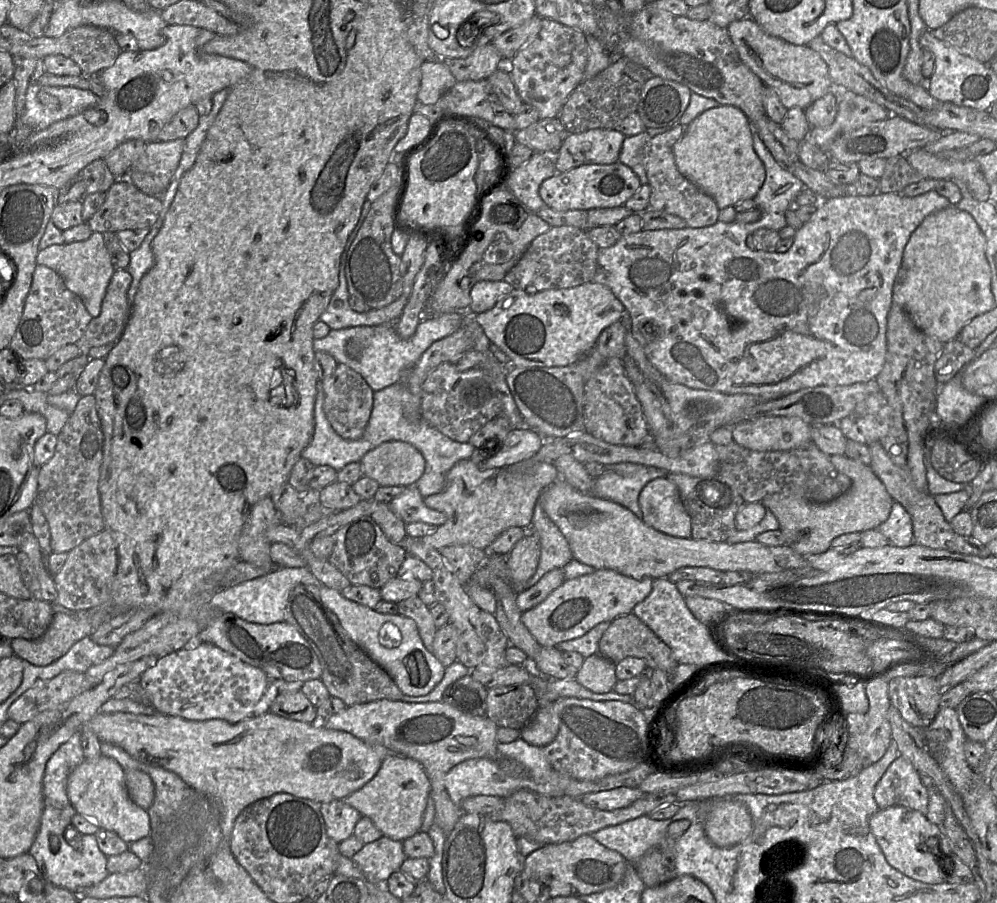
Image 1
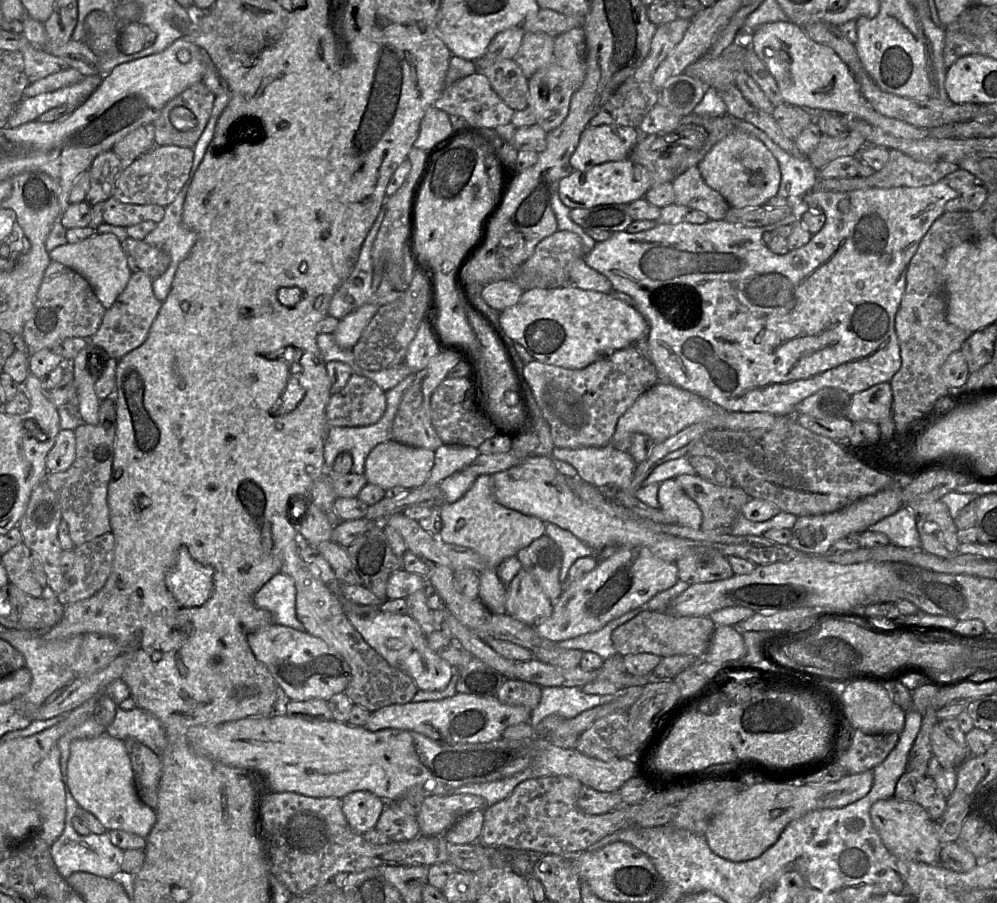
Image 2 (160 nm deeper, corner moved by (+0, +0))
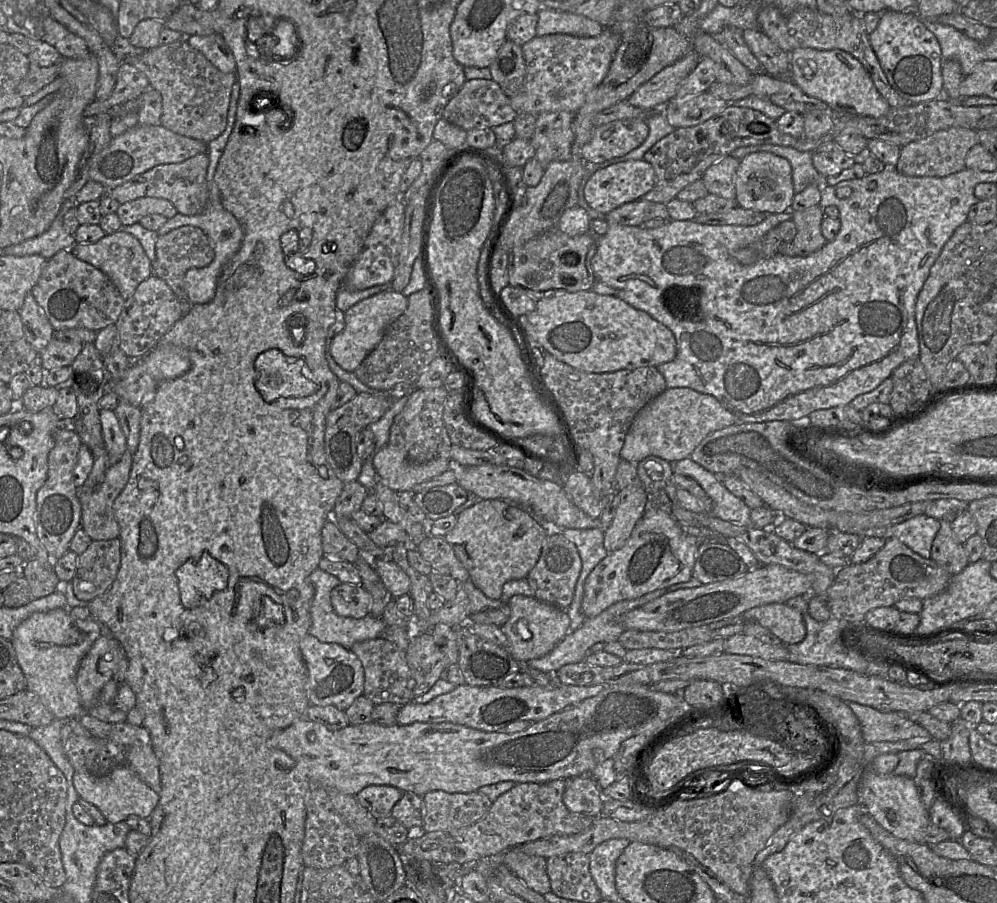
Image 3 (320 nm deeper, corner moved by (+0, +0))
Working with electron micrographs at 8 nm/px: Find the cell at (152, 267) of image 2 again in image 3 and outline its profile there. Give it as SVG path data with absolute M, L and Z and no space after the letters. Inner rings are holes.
M182 226L159 236L155 246L155 259L151 261L152 274L165 281L178 298L185 298L184 275L191 268L208 266L215 253L211 241L202 229Z

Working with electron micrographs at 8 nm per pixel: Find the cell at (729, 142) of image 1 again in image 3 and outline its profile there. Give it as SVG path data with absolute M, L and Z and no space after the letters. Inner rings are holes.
M764 151L750 153L741 159L736 172L735 188L735 199L738 206L766 214L777 214L790 210L796 194L789 161Z

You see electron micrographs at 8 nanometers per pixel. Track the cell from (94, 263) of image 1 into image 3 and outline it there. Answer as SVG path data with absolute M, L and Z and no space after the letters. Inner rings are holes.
M123 229L105 235L99 241L87 244L75 244L70 248L78 259L85 261L105 273L126 300L136 290L137 286L152 275L151 261L145 253L139 240Z

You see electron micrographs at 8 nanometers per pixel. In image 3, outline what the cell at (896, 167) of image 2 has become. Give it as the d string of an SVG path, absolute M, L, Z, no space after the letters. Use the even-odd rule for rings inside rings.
M950 127L940 130L923 139L901 147L895 168L906 176L945 177L966 168L965 159L968 152L979 143L978 132L964 127Z

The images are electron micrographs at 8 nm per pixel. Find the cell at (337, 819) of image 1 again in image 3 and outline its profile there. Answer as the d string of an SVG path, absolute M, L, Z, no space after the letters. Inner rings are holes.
M370 785L359 791L355 797L360 805L375 818L388 817L394 805L404 792L389 785Z

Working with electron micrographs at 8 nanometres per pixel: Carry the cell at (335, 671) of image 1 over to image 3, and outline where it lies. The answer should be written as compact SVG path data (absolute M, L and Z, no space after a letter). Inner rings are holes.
M381 637L356 642L349 650L359 658L364 670L363 696L375 705L393 703L401 706L414 699L406 651L399 649L394 643Z

